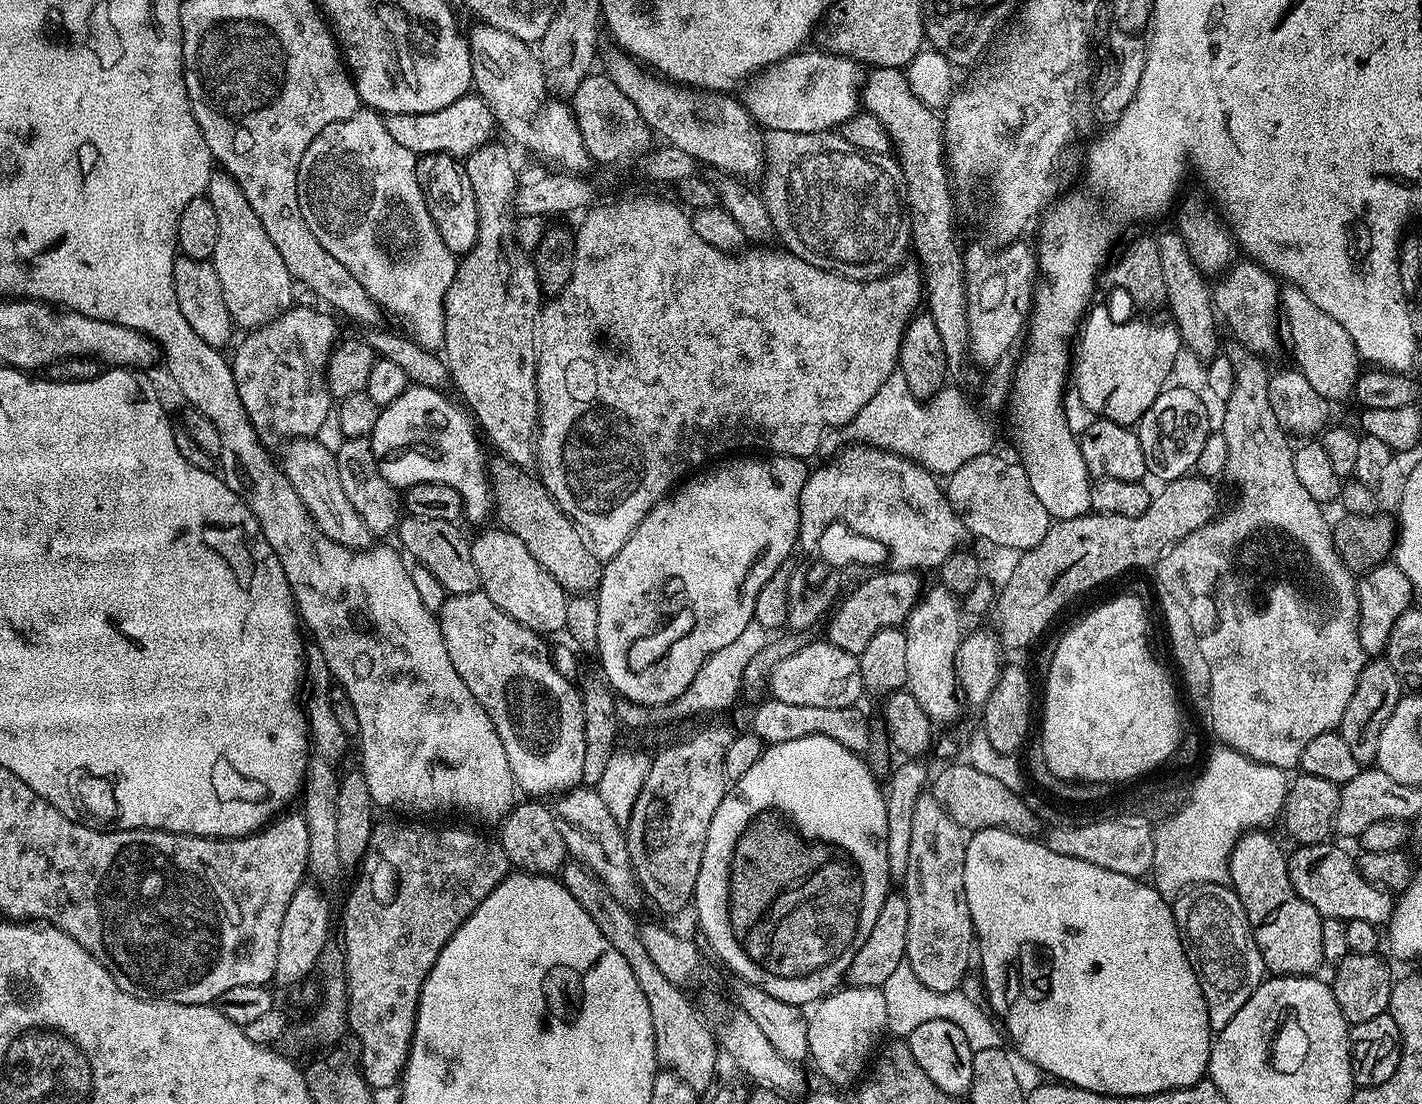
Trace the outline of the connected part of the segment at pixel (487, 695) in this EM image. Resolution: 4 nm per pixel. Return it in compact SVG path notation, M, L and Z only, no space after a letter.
M483 590L462 594L461 596L448 596L438 613L438 619L442 630L442 638L446 642L446 654L450 654L450 662L454 666L454 670L458 670L458 678L462 678L462 682L466 682L470 694L474 694L474 698L478 698L482 710L486 710L486 714L490 718L490 722L494 722L494 730L498 730L498 738L502 738L502 750L506 750L506 762L510 762L515 787L519 791L521 788L522 791L529 792L532 795L529 797L532 798L548 798L544 796L552 795L552 797L555 797L557 794L567 792L569 788L577 787L582 781L582 758L586 758L586 734L582 731L580 693L573 681L562 678L562 674L558 674L558 670L554 670L549 645L547 643L544 645L540 641L543 640L541 633L522 626L522 622L510 618L510 614L498 610L498 606L494 606L494 602L490 602L490 598Z

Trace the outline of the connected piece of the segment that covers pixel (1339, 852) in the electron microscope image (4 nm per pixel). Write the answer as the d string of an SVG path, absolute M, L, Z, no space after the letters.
M1332 843L1305 844L1297 847L1297 852L1288 856L1288 873L1292 889L1302 898L1306 898L1306 902L1310 902L1314 910L1318 910L1321 918L1345 922L1357 920L1377 926L1387 925L1388 919L1392 916L1393 897L1385 889L1366 882L1353 853L1350 854L1346 849Z

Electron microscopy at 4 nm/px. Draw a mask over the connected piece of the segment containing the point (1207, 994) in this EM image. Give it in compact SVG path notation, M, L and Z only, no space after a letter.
M1198 884L1175 897L1172 913L1176 915L1184 949L1202 986L1212 1031L1220 1032L1246 1006L1250 994L1254 994L1266 976L1264 959L1254 942L1246 910L1228 884Z

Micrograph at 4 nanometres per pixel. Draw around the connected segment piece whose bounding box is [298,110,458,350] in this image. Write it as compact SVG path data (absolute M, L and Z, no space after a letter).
M371 110L355 112L342 122L334 122L326 126L326 130L322 130L322 134L318 134L318 138L314 138L310 146L306 146L306 154L302 154L302 162L298 166L298 206L302 210L302 218L306 218L306 226L310 226L310 234L314 234L314 238L322 242L324 249L334 254L334 258L338 258L338 262L342 262L342 266L346 266L346 270L350 270L350 274L358 278L358 282L367 290L368 296L375 302L376 307L387 315L389 312L390 315L405 320L408 323L407 335L421 347L440 350L444 346L444 299L450 290L450 282L454 282L456 277L458 257L446 246L446 242L442 242L442 234L438 234L438 226L434 218L430 218L430 210L426 206L424 191L416 173L417 159L415 152L406 150L406 146L399 144L390 135L390 130L386 130L384 116L381 113Z

